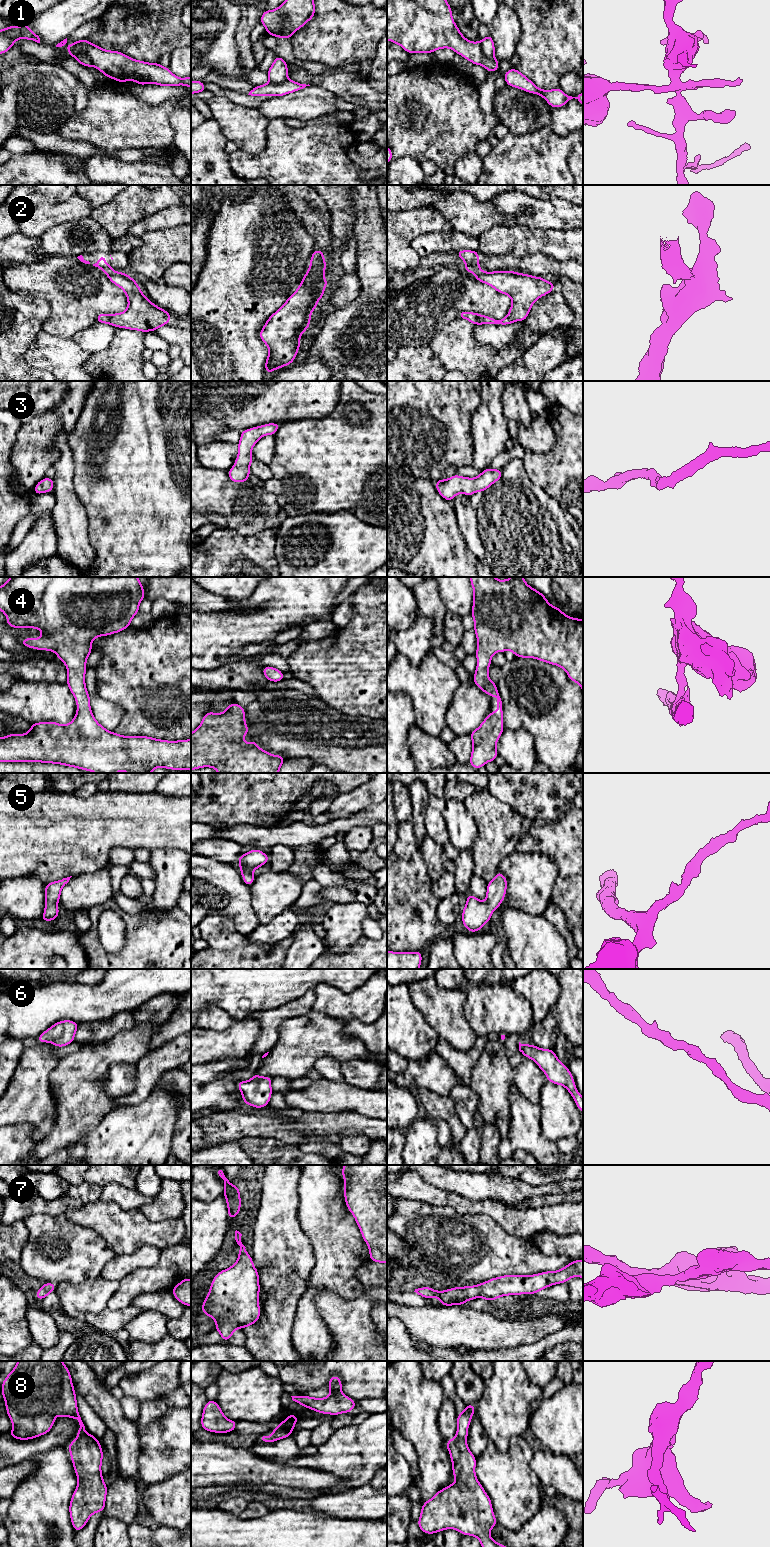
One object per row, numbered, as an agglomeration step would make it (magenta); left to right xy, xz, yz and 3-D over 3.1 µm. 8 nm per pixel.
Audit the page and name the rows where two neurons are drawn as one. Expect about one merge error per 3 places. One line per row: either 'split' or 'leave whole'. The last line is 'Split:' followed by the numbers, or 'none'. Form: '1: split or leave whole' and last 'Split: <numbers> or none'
1: split
2: split
3: leave whole
4: leave whole
5: leave whole
6: leave whole
7: leave whole
8: leave whole
Split: 1, 2

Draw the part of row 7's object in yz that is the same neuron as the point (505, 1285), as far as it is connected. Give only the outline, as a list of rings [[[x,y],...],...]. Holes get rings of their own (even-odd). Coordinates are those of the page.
[[[573,1260],[557,1271],[546,1271],[534,1275],[503,1275],[475,1286],[461,1288],[456,1286],[444,1291],[420,1287],[414,1292],[423,1298],[437,1297],[442,1306],[465,1305],[467,1300],[474,1300],[477,1297],[493,1301],[501,1296],[536,1294],[546,1287],[567,1283],[571,1277],[583,1278],[583,1260]]]

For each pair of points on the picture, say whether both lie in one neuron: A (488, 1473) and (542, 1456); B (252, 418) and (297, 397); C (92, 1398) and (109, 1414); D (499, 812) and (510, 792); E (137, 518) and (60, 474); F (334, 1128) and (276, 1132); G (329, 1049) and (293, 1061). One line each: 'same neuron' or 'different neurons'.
A: different neurons
B: same neuron
C: same neuron
D: different neurons
E: different neurons
F: same neuron
G: same neuron

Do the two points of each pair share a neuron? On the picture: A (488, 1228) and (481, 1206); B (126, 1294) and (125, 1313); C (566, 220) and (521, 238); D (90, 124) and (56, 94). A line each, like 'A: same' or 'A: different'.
A: different
B: different
C: different
D: different

